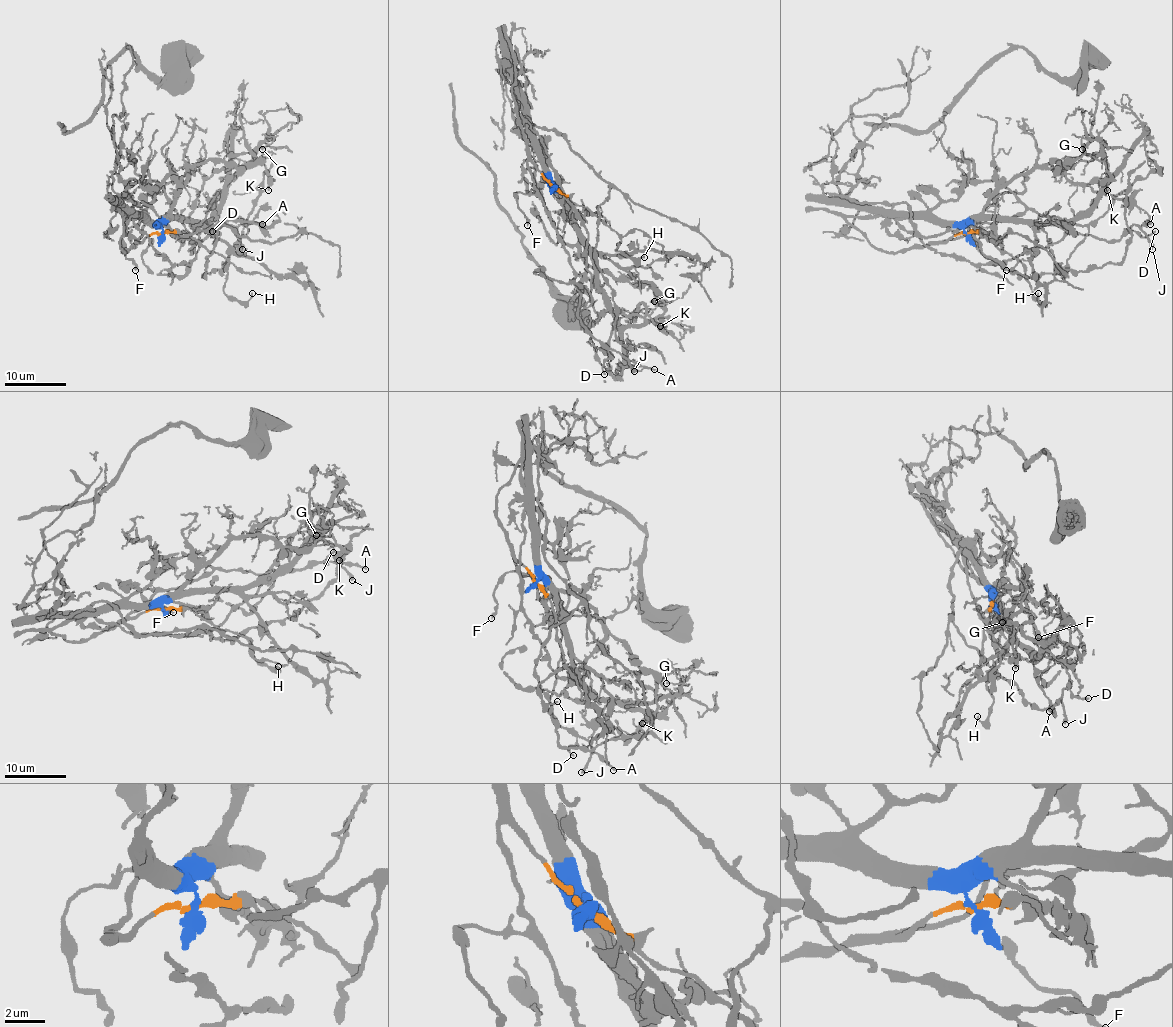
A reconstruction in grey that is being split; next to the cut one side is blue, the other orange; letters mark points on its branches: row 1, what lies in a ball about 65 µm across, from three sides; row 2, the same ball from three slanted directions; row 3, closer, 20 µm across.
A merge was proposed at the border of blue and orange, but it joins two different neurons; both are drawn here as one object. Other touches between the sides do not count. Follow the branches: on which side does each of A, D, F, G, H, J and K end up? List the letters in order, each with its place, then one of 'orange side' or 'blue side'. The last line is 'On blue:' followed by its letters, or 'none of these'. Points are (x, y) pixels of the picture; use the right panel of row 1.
A: place (1150, 224); orange side
D: place (1155, 231); orange side
F: place (1006, 270); orange side
G: place (1082, 149); blue side
H: place (1038, 293); orange side
J: place (1152, 249); orange side
K: place (1107, 190); blue side
On blue: G, K

